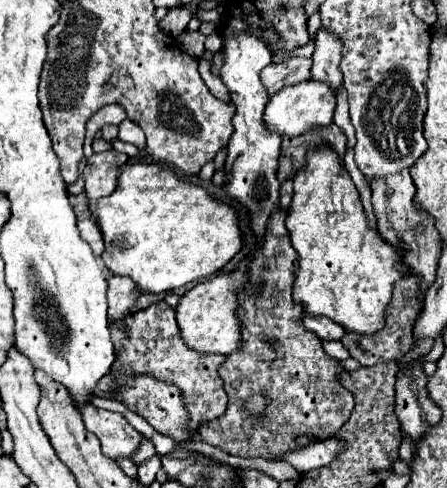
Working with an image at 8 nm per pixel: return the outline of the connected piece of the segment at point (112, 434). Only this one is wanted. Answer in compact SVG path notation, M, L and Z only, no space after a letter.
M88 404L80 410L80 414L84 418L86 428L100 438L102 452L108 458L132 458L132 454L138 452L142 434L134 430L120 412L108 412Z

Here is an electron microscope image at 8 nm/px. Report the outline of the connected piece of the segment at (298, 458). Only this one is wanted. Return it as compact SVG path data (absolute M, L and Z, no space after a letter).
M334 438L334 440L310 444L310 448L290 451L284 455L282 460L294 466L299 472L307 472L320 468L320 466L328 466L334 460L334 456L338 452L342 452L344 448L346 448L346 444Z

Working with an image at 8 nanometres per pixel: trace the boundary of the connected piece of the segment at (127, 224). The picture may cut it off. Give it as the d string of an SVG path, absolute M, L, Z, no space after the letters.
M158 162L126 164L120 172L116 190L98 202L90 202L90 210L104 234L106 250L102 260L106 268L118 276L132 278L142 292L166 292L194 280L210 278L242 250L242 232L236 210L214 198L202 186L178 178L174 170Z

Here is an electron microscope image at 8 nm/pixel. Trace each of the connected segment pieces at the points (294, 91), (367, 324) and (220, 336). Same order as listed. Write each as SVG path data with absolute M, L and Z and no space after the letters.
M306 80L302 84L292 84L290 88L282 88L282 92L276 92L266 106L264 120L266 126L280 136L300 136L314 126L328 126L334 118L334 108L336 92L330 92L328 84L318 84L318 80Z
M326 144L310 152L308 164L294 176L294 194L288 208L286 228L300 262L294 282L294 300L304 306L304 312L312 316L328 316L346 330L358 334L378 332L384 326L384 314L392 298L392 286L402 278L402 274L394 268L394 264L400 262L400 254L378 234L376 228L368 224L358 190L344 168L344 162L332 148L326 148Z
M236 270L224 274L222 278L210 278L202 284L196 284L190 292L180 298L176 306L176 320L182 334L182 340L196 352L202 354L230 354L240 346L240 322L236 318L236 292L246 280L246 270Z

